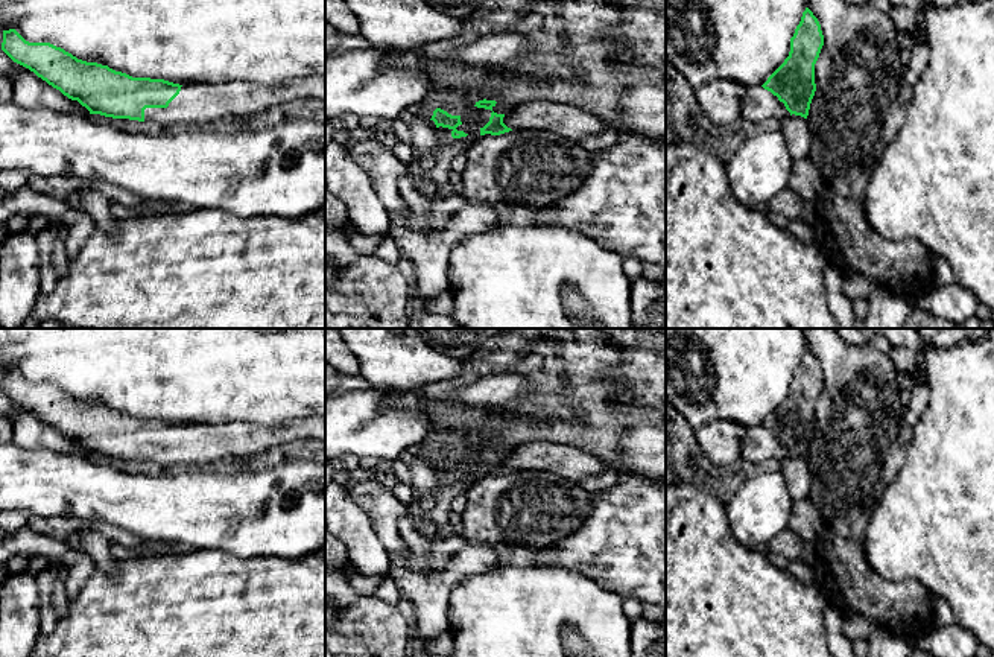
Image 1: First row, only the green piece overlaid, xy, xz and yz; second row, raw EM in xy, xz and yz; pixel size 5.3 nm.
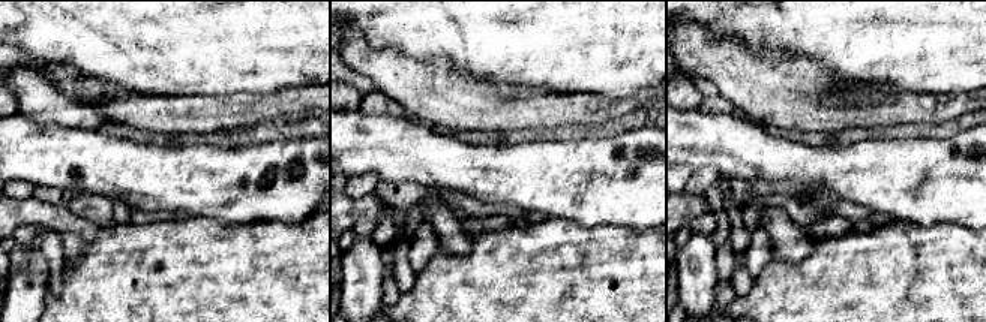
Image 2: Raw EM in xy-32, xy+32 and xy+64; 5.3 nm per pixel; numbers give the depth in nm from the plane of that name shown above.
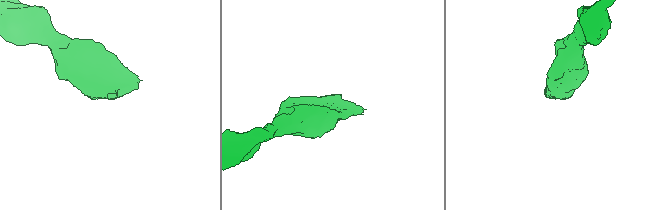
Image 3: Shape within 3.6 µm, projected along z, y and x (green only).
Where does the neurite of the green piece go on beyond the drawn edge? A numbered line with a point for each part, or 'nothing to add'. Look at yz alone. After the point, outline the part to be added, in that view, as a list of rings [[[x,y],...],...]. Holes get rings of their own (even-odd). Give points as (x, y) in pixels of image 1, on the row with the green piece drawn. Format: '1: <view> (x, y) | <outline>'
1: yz (759, 104) | [[[751,85],[746,88],[742,105],[742,117],[752,123],[760,123],[768,119],[784,120],[790,113],[784,103],[778,100],[771,91],[761,85]]]

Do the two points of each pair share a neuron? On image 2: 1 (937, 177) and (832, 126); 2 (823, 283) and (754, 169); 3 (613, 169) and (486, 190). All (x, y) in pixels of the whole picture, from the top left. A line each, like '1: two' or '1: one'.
1: two
2: two
3: one

